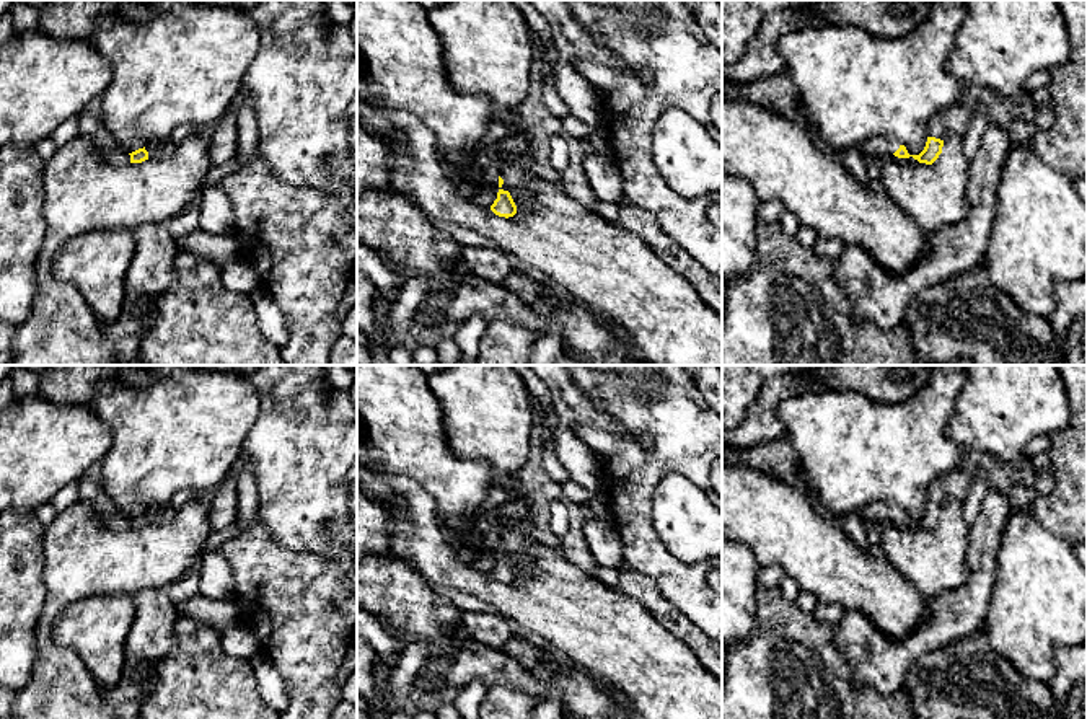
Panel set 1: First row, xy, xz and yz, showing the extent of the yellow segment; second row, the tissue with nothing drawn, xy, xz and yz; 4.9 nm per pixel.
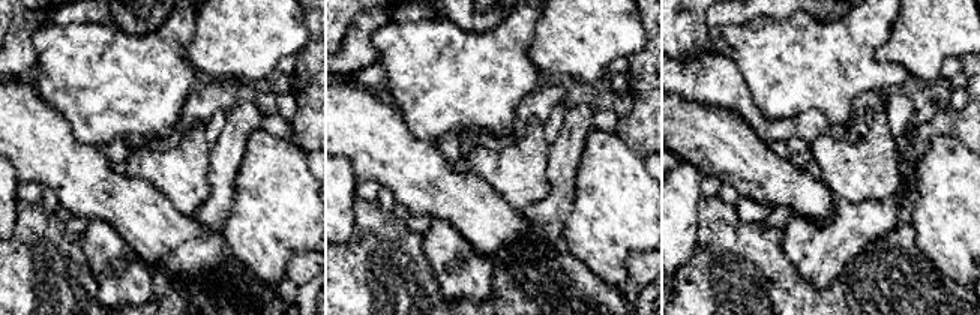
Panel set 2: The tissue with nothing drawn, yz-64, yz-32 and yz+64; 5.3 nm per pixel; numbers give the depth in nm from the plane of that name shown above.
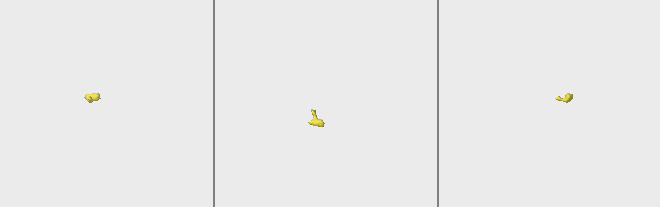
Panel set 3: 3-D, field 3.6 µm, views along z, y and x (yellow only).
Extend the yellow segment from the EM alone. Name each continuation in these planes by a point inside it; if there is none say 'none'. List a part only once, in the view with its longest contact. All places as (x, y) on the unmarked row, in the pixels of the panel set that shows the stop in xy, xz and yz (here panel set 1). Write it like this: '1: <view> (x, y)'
1: xy (157, 516)
2: yz (954, 485)

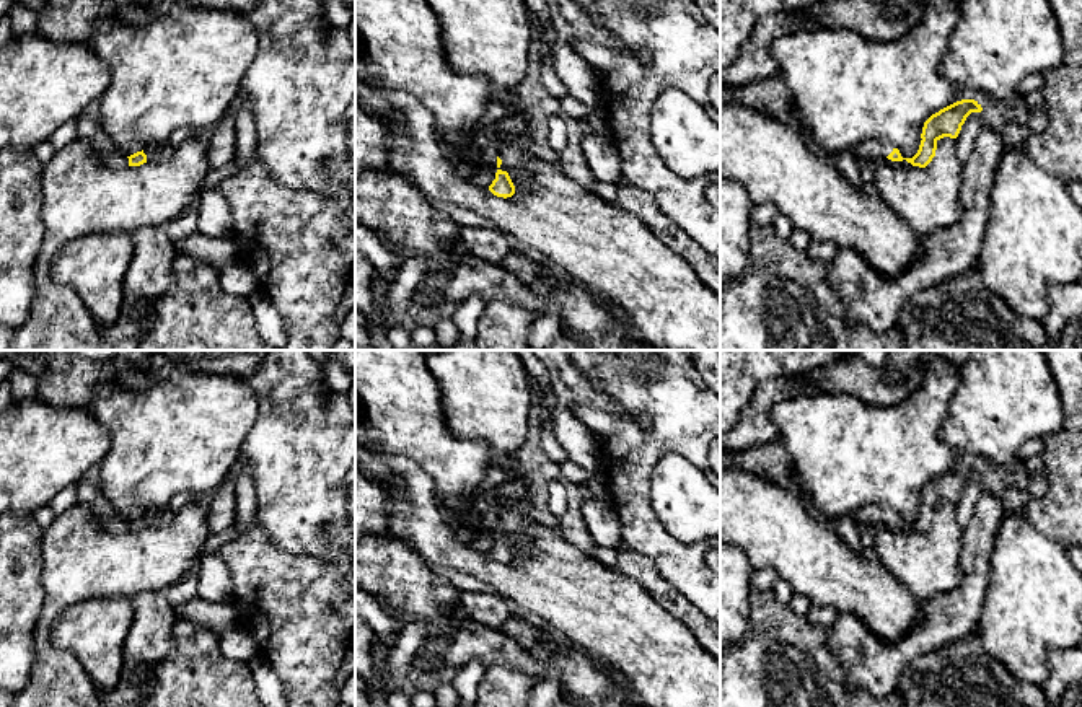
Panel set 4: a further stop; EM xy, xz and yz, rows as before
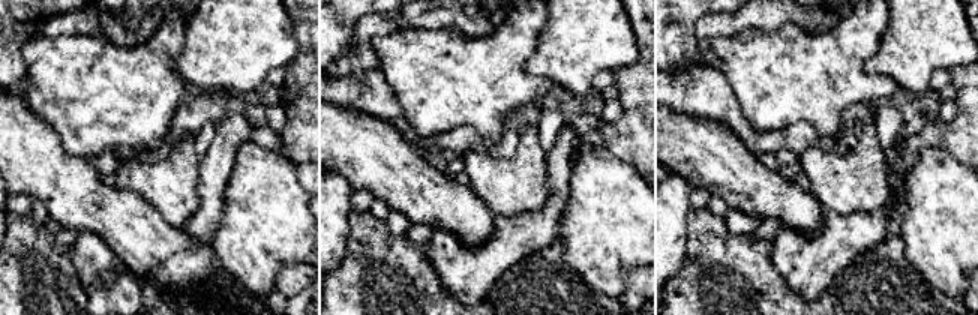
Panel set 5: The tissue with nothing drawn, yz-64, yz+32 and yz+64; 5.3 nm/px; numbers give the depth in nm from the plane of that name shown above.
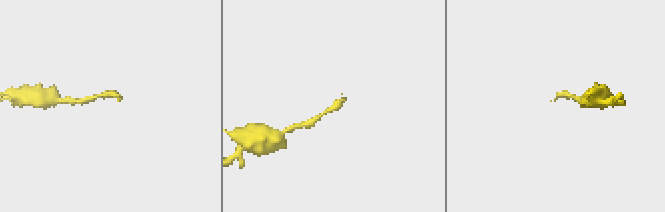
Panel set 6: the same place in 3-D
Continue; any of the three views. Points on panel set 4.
1: xy (155, 518)

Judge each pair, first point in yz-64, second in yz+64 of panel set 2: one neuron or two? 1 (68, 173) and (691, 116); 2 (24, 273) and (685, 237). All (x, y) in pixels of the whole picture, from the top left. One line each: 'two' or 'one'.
1: one
2: two

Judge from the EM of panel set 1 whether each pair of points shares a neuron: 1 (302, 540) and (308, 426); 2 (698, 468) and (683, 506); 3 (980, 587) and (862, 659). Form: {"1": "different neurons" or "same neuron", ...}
{"1": "same neuron", "2": "different neurons", "3": "same neuron"}

